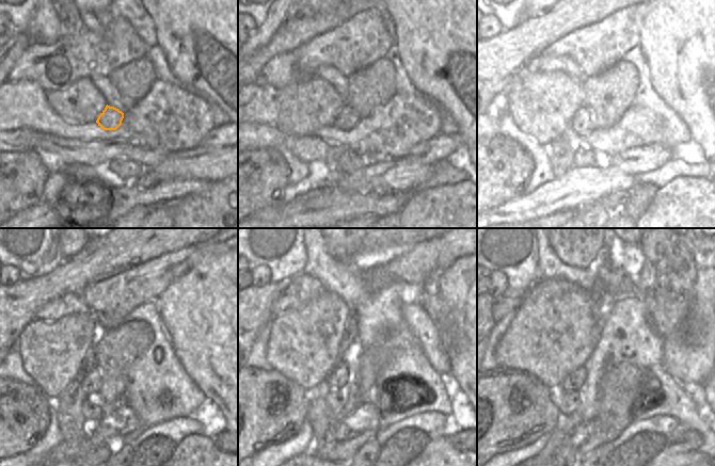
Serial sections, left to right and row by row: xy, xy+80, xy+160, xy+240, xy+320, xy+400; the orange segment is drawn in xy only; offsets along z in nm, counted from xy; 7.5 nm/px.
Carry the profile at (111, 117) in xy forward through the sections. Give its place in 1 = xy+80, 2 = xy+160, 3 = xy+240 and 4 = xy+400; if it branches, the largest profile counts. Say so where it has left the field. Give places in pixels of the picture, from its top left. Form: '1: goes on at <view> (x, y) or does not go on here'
1: goes on at xy+80 (347, 118)
2: goes on at xy+160 (582, 124)
3: goes on at xy+240 (92, 384)
4: goes on at xy+400 (573, 382)

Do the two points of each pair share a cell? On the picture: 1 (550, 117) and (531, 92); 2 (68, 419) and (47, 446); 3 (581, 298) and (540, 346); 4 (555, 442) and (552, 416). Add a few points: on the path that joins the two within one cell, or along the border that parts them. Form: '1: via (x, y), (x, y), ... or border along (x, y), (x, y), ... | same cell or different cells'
1: via (544, 111), (534, 98) | same cell
2: border along (53, 406), (56, 420), (64, 440) | different cells
3: via (569, 309), (555, 323), (552, 334) | same cell
4: border along (558, 428), (549, 435) | different cells

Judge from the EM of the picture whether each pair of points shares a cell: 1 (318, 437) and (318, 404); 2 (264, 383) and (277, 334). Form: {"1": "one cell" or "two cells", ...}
{"1": "one cell", "2": "two cells"}

